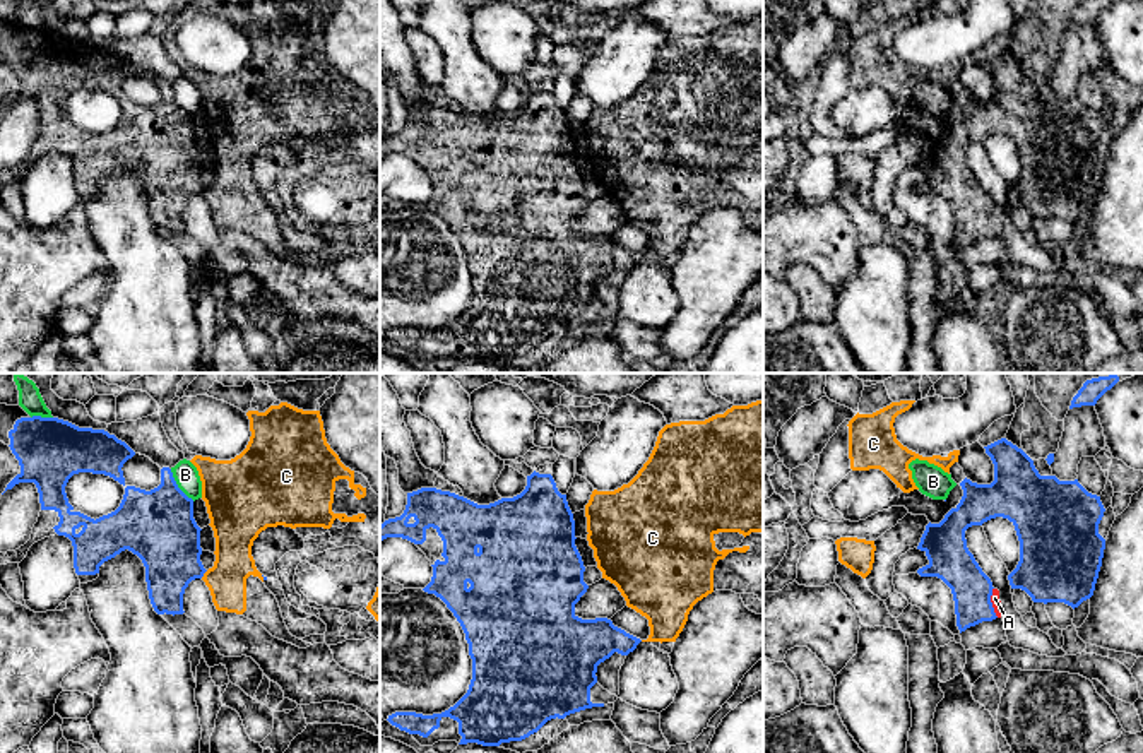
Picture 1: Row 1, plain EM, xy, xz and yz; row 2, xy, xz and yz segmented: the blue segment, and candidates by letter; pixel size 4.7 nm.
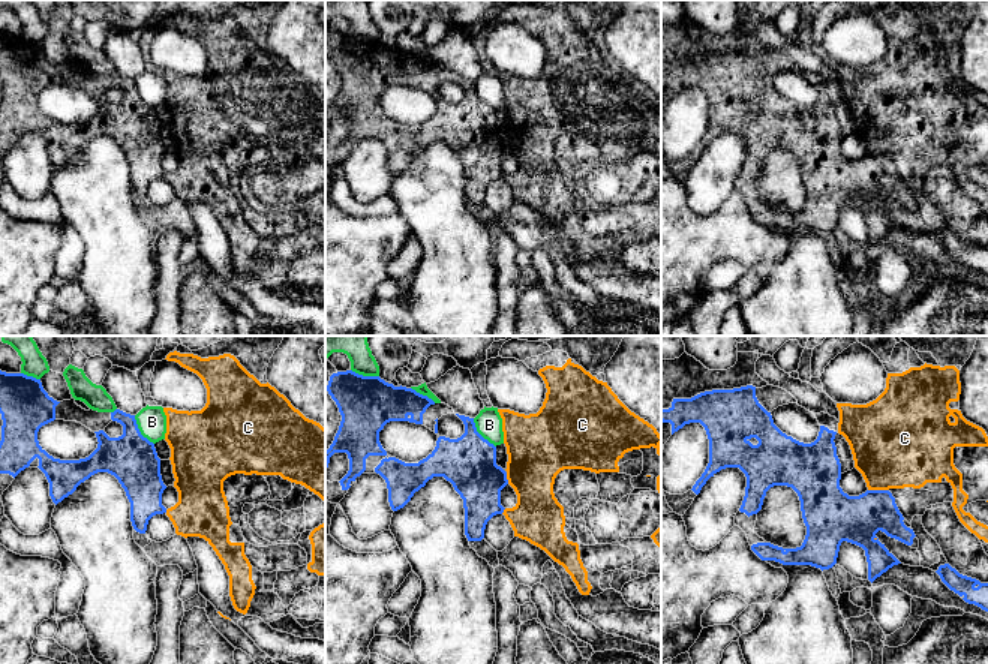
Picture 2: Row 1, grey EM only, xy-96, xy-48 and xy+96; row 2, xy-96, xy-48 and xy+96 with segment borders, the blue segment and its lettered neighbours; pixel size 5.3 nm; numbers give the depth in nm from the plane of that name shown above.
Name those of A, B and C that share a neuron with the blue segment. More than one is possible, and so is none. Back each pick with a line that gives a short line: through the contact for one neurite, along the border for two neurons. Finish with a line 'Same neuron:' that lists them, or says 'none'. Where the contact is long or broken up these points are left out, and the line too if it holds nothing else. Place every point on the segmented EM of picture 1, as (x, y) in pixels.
Same neuron: A

